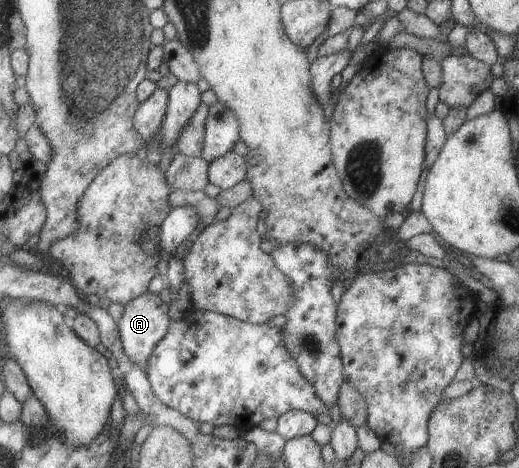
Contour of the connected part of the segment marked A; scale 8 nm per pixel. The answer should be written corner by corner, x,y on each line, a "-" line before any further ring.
149,291
139,294
129,303
123,305
123,311
116,314
116,323
118,327
118,336
121,340
121,347
124,354
143,371
146,370
146,364
152,349
156,343
166,334
170,320
168,320
167,304
162,302
157,294

